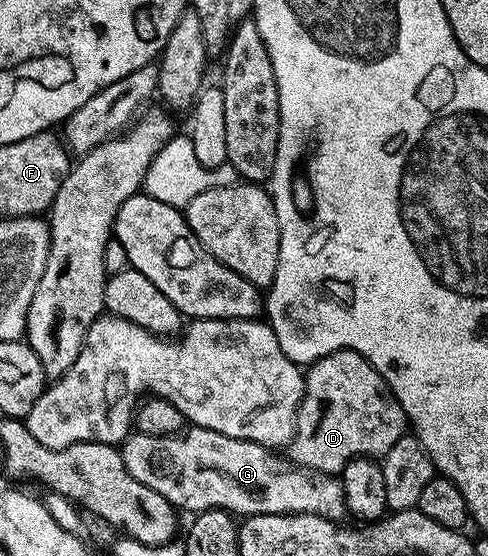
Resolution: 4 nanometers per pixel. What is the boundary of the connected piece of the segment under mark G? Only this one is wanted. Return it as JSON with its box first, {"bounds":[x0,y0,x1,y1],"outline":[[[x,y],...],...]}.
{"bounds":[119,425,346,520],"outline":[[[189,425],[179,434],[166,436],[146,436],[139,432],[132,432],[124,439],[119,451],[126,464],[126,472],[130,472],[130,476],[134,476],[138,484],[146,484],[146,488],[154,488],[158,496],[162,496],[180,512],[227,510],[233,516],[317,514],[333,520],[340,520],[340,517],[346,514],[344,484],[339,477],[313,473],[288,460],[280,462],[279,456],[276,455],[279,453],[273,452],[267,446],[222,436],[222,432],[214,432],[201,426]]]}

